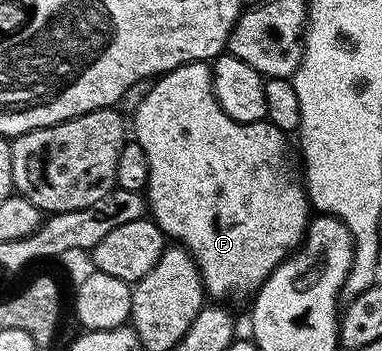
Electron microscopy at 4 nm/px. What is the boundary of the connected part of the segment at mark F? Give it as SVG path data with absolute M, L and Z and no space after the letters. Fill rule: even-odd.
M206 61L185 63L184 66L178 67L174 71L167 71L165 75L155 78L149 84L149 87L151 86L150 92L138 103L138 112L134 115L134 123L132 119L132 135L148 157L148 181L144 194L148 204L149 218L154 220L154 224L162 230L167 240L173 241L177 246L184 247L190 252L202 278L205 294L209 298L210 295L214 298L211 300L226 301L222 299L228 298L229 295L248 294L247 296L249 296L251 293L257 292L258 288L262 286L262 282L289 255L293 255L302 246L302 240L306 237L306 229L310 226L312 208L305 186L300 182L299 176L298 179L294 176L294 171L290 168L289 161L286 160L287 136L279 127L274 127L269 121L260 123L232 121L232 117L228 117L228 113L224 113L216 101L212 77L210 76L211 70L211 64Z

